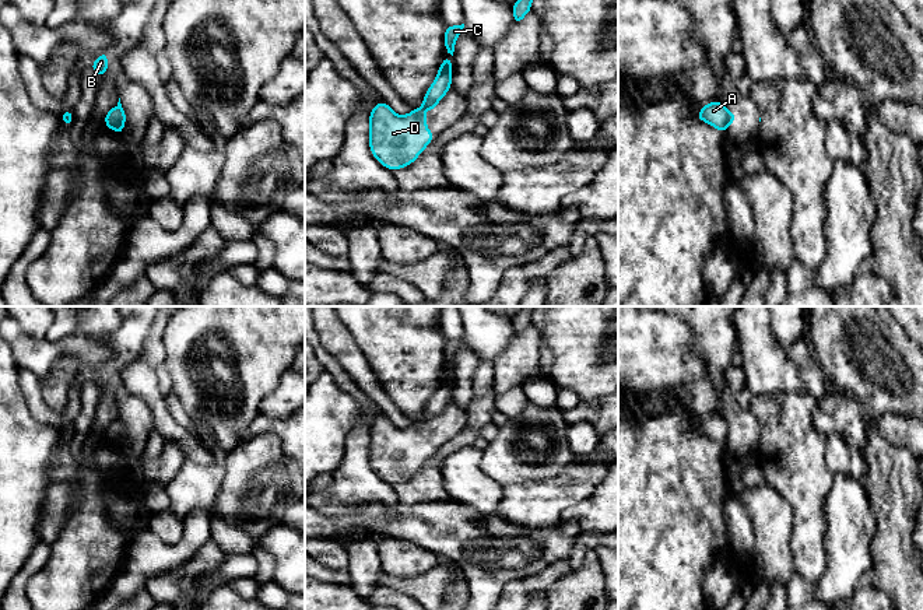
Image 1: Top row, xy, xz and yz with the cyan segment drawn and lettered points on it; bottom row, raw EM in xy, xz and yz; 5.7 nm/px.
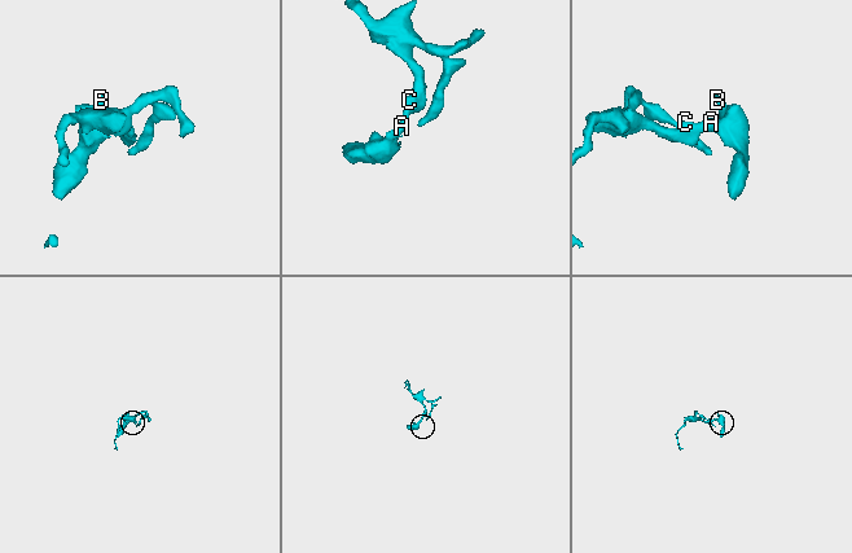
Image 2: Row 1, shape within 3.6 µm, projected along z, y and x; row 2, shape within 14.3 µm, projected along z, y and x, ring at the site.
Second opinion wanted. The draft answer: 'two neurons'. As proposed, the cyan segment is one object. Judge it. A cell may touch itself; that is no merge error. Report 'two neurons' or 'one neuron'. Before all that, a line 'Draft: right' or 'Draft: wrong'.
Draft: right
two neurons

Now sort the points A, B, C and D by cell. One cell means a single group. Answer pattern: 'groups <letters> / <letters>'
groups A C / B D

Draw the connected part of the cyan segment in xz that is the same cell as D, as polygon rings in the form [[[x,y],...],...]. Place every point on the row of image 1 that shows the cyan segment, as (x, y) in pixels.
[[[378,102],[369,115],[372,155],[390,171],[413,164],[435,139],[427,126],[425,111],[435,111],[436,105],[421,106],[401,116],[386,102]]]

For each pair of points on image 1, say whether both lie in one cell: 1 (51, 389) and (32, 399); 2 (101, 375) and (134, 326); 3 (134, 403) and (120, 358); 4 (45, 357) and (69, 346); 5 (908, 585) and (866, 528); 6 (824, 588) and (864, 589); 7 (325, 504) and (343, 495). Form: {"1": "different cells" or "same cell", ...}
{"1": "different cells", "2": "same cell", "3": "same cell", "4": "same cell", "5": "different cells", "6": "different cells", "7": "same cell"}

